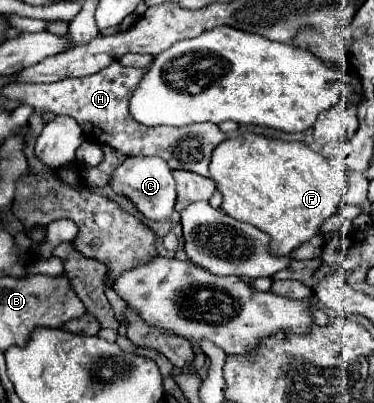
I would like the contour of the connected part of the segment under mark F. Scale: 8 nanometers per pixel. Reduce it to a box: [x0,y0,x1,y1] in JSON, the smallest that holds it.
[210,133,348,255]

